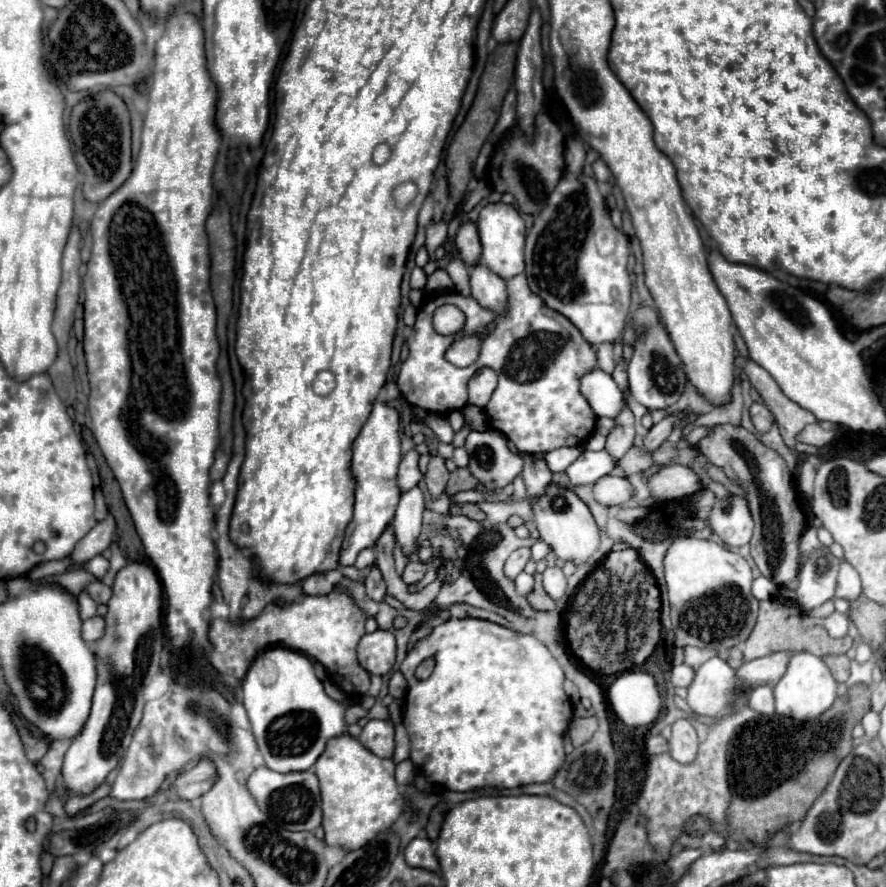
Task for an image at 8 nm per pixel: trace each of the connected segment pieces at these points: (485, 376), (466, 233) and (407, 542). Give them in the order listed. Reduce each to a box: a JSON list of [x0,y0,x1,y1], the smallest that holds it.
[[468,369,496,407],[456,223,482,267],[392,485,426,555]]

